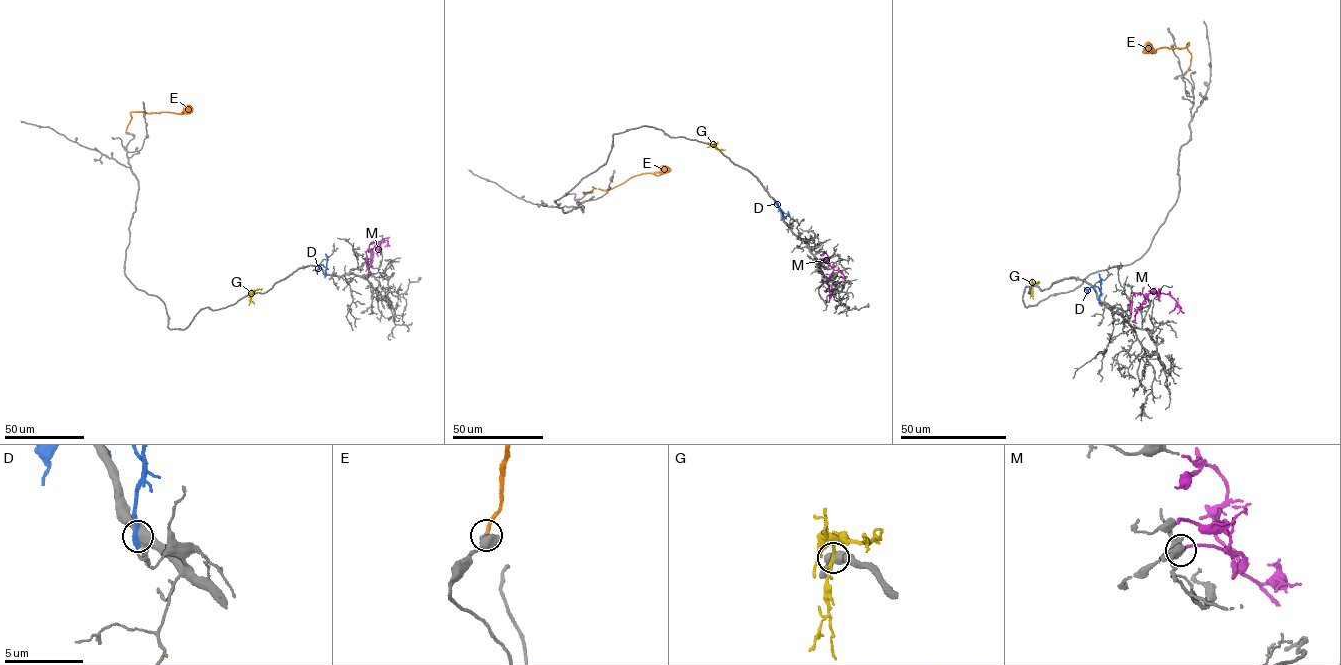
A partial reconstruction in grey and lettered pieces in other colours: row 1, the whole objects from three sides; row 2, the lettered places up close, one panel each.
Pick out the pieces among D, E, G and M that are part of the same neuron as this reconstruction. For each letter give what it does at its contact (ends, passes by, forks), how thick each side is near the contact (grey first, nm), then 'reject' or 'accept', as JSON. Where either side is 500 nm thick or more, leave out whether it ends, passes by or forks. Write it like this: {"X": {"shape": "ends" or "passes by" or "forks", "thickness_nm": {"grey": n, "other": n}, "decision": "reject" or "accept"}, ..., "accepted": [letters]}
{"D": {"shape": "ends", "thickness_nm": {"grey": 480, "other": 440}, "decision": "reject"}, "E": {"thickness_nm": {"grey": 550, "other": 280}, "decision": "reject"}, "G": {"thickness_nm": {"grey": 500, "other": 200}, "decision": "reject"}, "M": {"shape": "ends", "thickness_nm": {"grey": 400, "other": 200}, "decision": "reject"}, "accepted": []}

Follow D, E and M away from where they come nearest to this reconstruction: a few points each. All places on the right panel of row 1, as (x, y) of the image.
D: (1100, 301), (1098, 286), (1084, 287)
E: (1188, 68), (1191, 57), (1187, 46), (1189, 42), (1186, 47), (1163, 47), (1152, 53), (1146, 42)
M: (1141, 308), (1147, 295), (1163, 293), (1171, 295), (1181, 307), (1177, 314)

